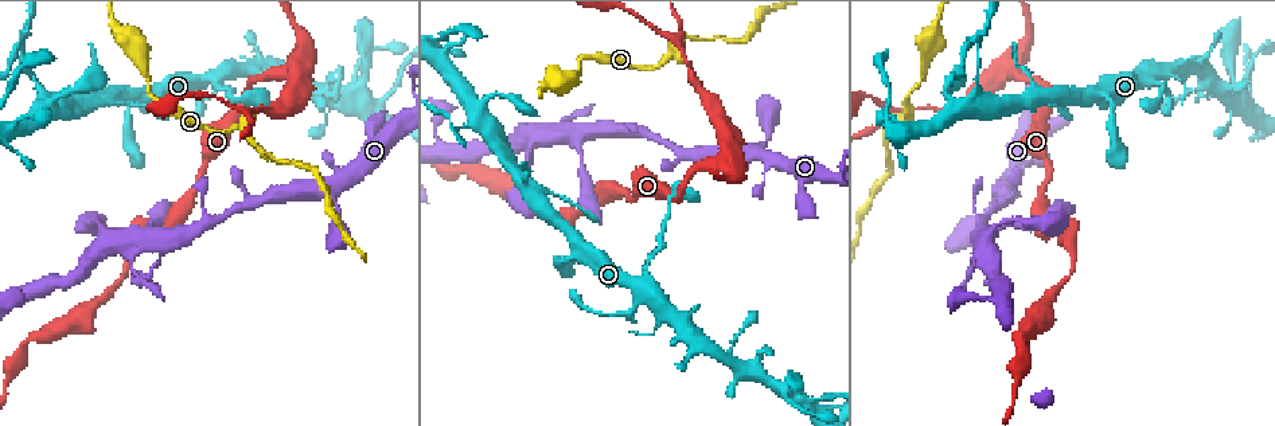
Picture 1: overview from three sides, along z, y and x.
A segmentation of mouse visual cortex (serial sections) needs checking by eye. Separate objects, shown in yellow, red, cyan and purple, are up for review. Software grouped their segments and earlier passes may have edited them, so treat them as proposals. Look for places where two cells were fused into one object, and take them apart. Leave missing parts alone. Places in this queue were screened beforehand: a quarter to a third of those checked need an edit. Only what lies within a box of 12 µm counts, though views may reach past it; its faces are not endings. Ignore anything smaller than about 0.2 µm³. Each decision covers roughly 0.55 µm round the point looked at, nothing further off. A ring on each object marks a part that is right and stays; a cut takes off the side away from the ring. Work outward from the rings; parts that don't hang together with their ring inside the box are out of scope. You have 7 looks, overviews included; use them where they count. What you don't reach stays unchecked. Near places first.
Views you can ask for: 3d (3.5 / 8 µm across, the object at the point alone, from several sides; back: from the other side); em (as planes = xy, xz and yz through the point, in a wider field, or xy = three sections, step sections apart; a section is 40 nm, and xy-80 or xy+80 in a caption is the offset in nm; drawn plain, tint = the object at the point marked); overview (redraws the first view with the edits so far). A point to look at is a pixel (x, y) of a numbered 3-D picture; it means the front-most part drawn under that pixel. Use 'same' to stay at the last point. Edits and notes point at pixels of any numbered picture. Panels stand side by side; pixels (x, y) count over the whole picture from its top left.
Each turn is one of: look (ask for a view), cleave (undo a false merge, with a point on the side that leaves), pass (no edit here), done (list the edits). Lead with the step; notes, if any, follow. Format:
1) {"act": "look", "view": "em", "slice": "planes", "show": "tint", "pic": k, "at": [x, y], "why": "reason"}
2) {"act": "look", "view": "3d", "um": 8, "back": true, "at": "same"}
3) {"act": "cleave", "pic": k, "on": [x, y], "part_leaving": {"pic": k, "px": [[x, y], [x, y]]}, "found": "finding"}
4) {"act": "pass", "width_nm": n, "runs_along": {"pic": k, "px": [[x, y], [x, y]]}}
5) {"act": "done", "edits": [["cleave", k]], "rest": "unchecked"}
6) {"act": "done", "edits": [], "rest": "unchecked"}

{"act": "look", "view": "3d", "um": 3.5, "pic": 1, "at": [296, 65], "why": "side arm on a straight run"}

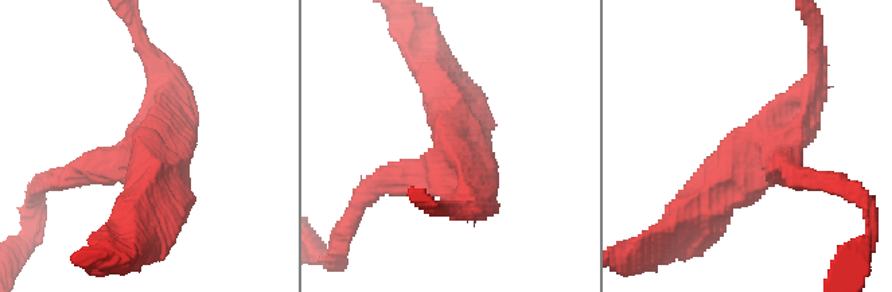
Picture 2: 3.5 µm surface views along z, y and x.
{"act": "pass", "runs_along": {"pic": 2, "px": [[367, 194], [455, 156], [446, 98]]}, "found": "all the same cell"}

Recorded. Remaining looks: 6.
{"act": "look", "view": "3d", "um": 8, "pic": 1, "at": [64, 108], "why": "branch point"}

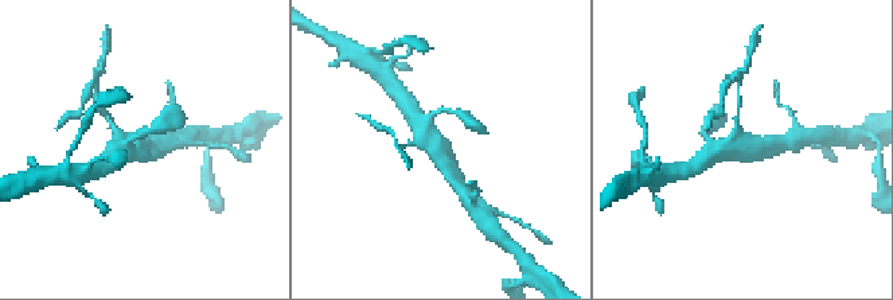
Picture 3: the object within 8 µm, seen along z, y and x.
{"act": "look", "view": "3d", "um": 3.5, "pic": 3, "at": [435, 150]}

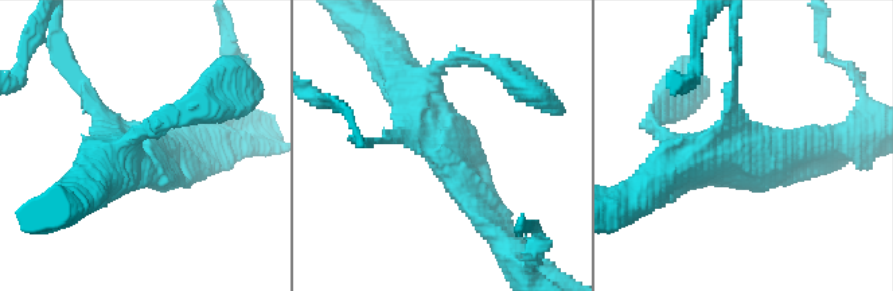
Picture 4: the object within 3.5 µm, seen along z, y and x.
{"act": "look", "view": "em", "slice": "xy", "step": 1, "show": "tint", "pic": 4, "at": [450, 158], "arms": 3, "arm_widths_nm": [150, 300, 500], "why": "shape alone is not enough"}

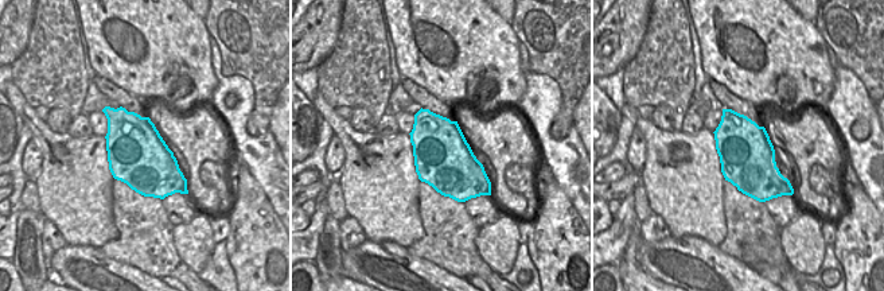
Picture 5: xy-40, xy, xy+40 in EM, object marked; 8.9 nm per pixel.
{"act": "pass", "runs_along": {"pic": 4, "px": [[490, 228], [402, 80]]}, "found": "all the same cell"}

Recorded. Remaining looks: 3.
{"act": "look", "view": "3d", "um": 3.5, "pic": 1, "at": [24, 47], "why": "two arms in line, one across"}

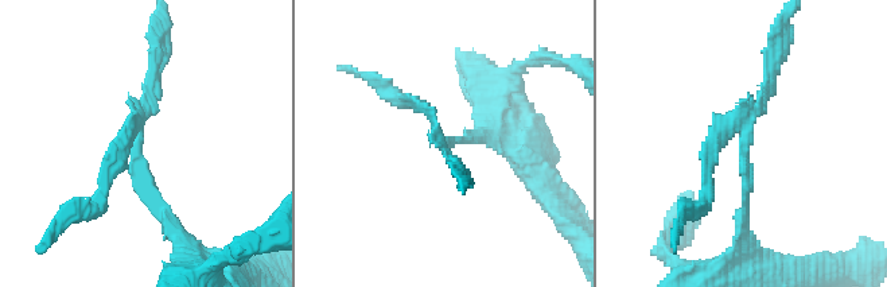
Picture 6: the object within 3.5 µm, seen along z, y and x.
{"act": "look", "view": "em", "slice": "xy", "step": 2, "show": "tint", "pic": 6, "at": [135, 137], "arms": 3, "arm_widths_nm": [100, 100, 150]}

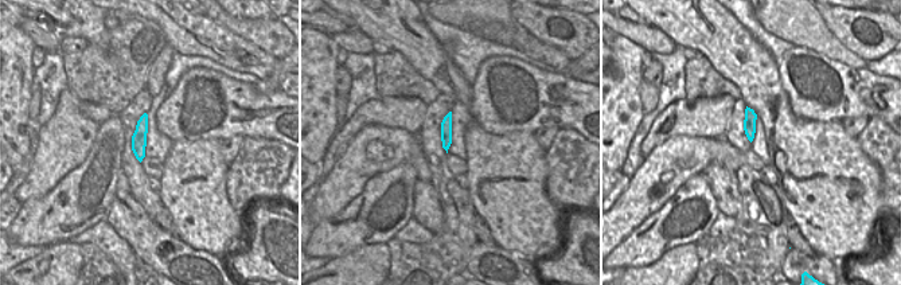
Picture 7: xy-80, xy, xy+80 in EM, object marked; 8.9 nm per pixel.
{"act": "pass", "runs_along": {"pic": 7, "px": [[448, 117], [445, 145]]}, "found": "one cell here"}

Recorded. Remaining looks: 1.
{"act": "done", "edits": [], "rest": "unchecked"}

